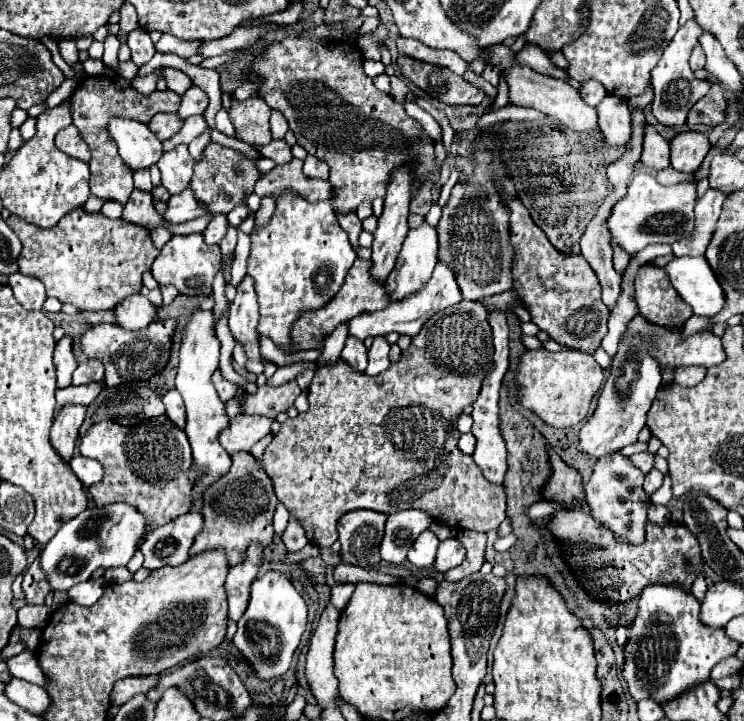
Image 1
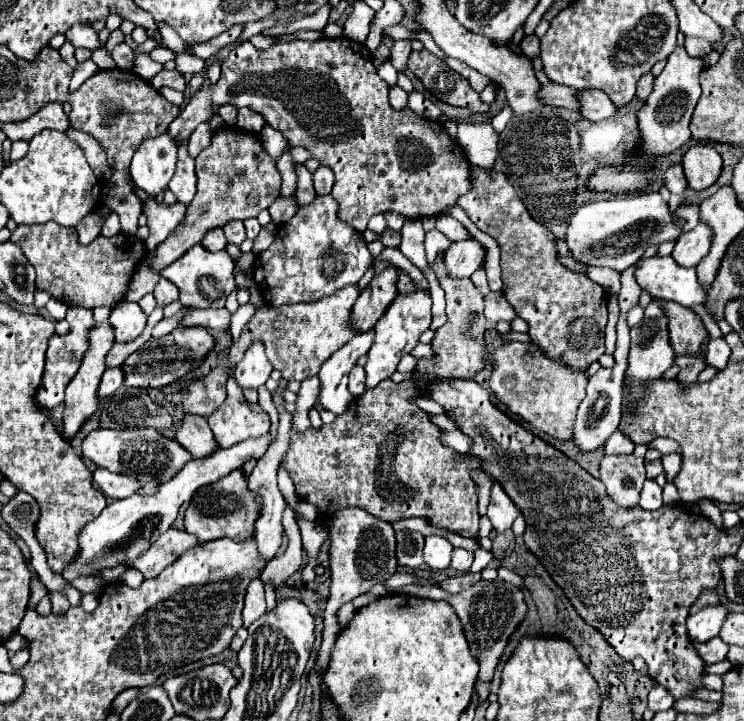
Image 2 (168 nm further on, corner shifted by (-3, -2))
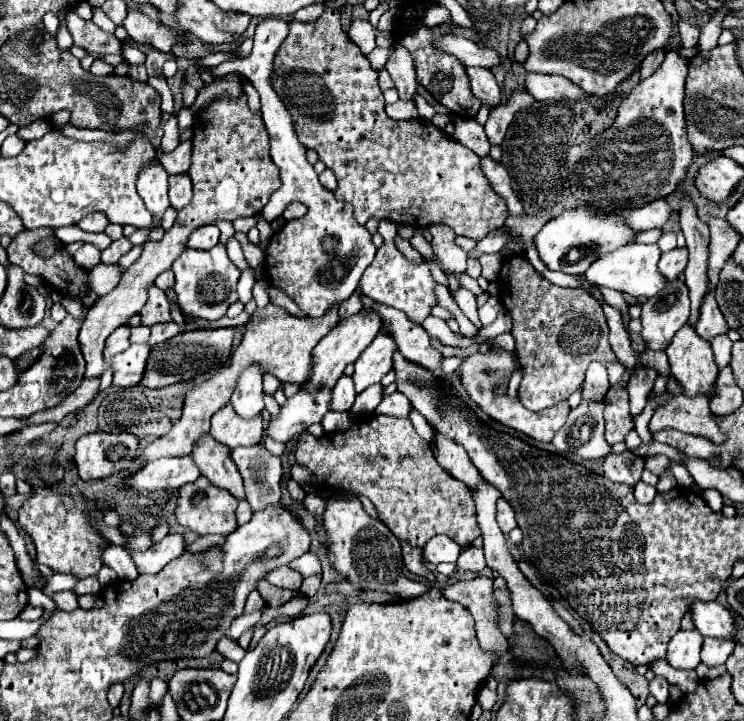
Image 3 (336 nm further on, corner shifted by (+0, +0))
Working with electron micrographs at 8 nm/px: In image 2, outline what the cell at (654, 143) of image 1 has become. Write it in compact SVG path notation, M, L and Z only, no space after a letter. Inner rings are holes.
M676 165L676 167L672 167L672 169L666 171L666 181L664 181L664 185L668 187L670 193L684 195L684 191L688 189L688 181L686 181L684 171L682 171L680 165Z

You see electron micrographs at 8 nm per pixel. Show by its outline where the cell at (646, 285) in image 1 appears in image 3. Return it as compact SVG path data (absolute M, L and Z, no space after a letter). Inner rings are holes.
M685 323L667 347L673 377L685 387L687 395L711 393L719 367L713 361L711 343L697 335L691 323Z

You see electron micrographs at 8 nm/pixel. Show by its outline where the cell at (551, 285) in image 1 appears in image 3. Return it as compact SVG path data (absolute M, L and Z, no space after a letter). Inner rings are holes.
M513 255L503 261L503 267L497 277L497 285L499 285L499 299L503 307L509 311L509 315L513 317L511 335L515 337L515 351L519 355L519 361L525 367L525 375L519 387L519 397L527 409L539 411L567 399L583 383L585 369L589 367L591 361L601 361L601 363L617 361L607 341L609 329L605 323L601 303L593 299L585 289L559 287L549 283L541 273L533 269L533 265L527 261L525 255Z

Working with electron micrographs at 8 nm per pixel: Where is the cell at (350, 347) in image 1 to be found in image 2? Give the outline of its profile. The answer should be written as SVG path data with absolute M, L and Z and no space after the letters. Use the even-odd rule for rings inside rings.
M354 367L348 375L348 391L354 397L360 397L360 393L364 393L364 369L362 367Z

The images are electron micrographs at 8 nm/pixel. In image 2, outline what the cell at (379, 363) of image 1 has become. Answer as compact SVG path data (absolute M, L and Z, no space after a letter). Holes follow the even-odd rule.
M416 289L412 295L398 295L392 301L392 305L384 313L384 317L374 327L374 343L372 343L372 347L370 347L370 351L366 355L368 359L366 359L366 365L364 365L366 389L372 389L380 381L388 379L396 371L396 365L400 363L402 355L410 353L420 343L420 335L432 323L430 307L432 307L430 295L426 291L420 291L420 289Z

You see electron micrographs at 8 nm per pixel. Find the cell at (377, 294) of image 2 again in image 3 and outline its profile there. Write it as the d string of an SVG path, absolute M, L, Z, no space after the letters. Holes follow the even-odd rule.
M359 311L347 319L339 319L339 323L319 341L319 345L313 349L313 375L305 383L311 389L317 387L333 387L337 379L341 377L343 369L349 363L355 363L357 357L367 349L367 345L375 339L377 331L381 329L381 315L375 311Z

